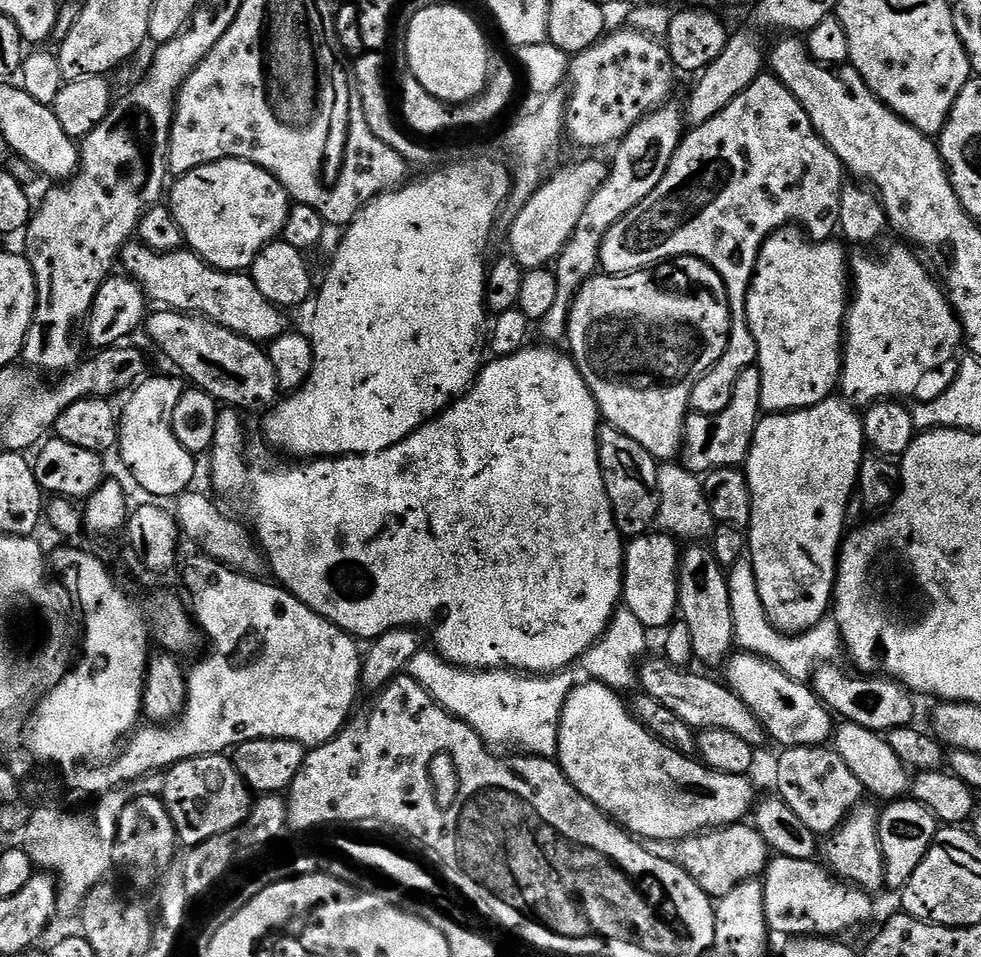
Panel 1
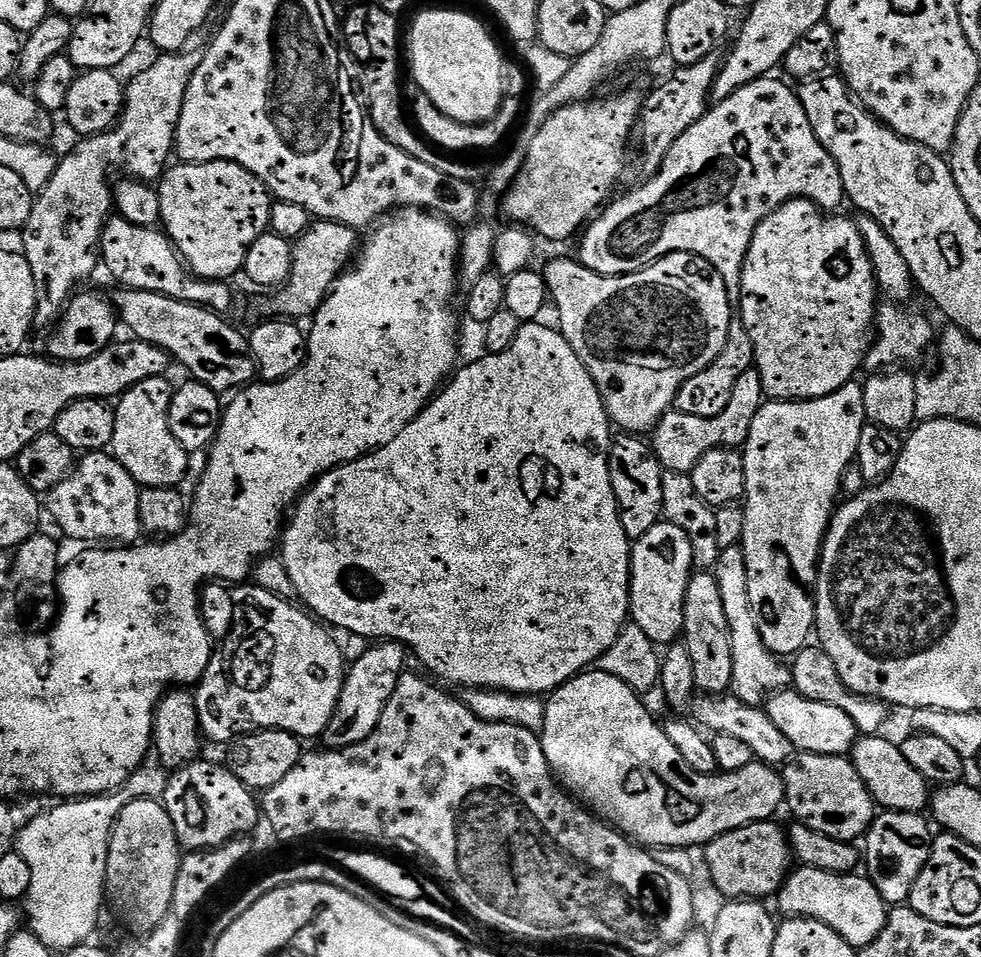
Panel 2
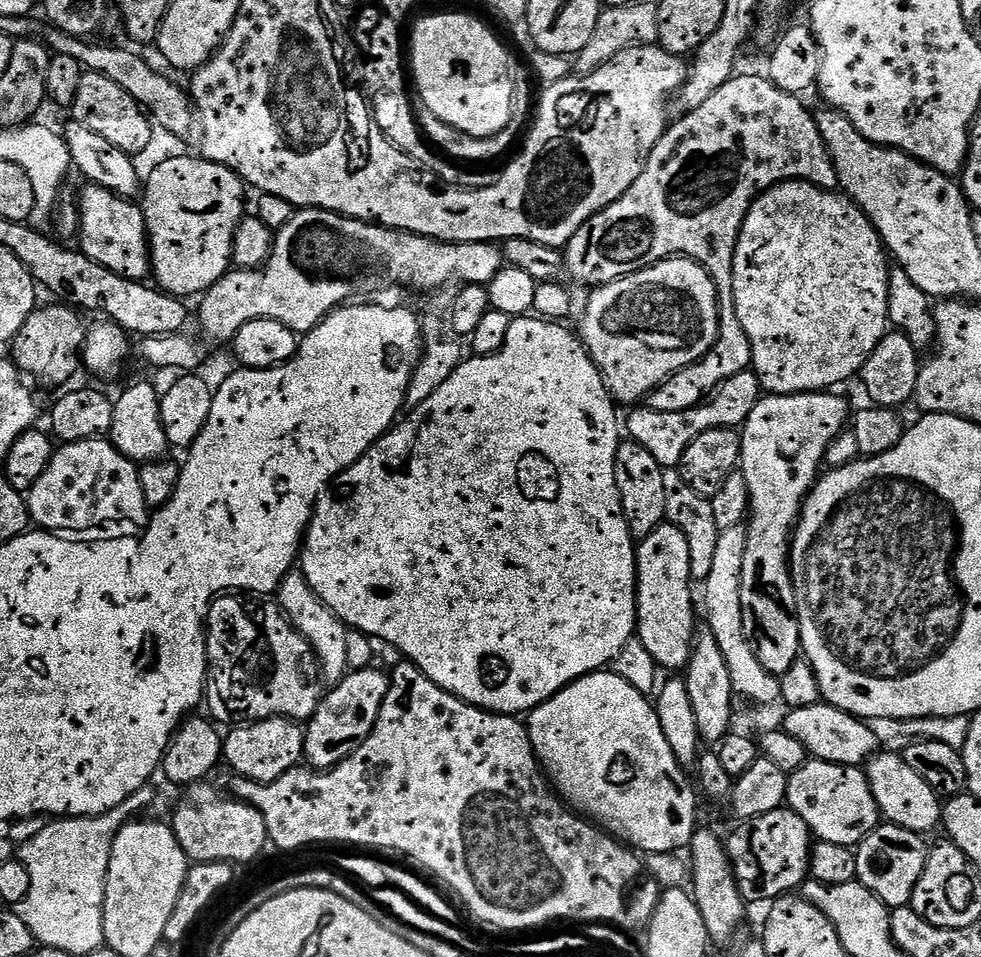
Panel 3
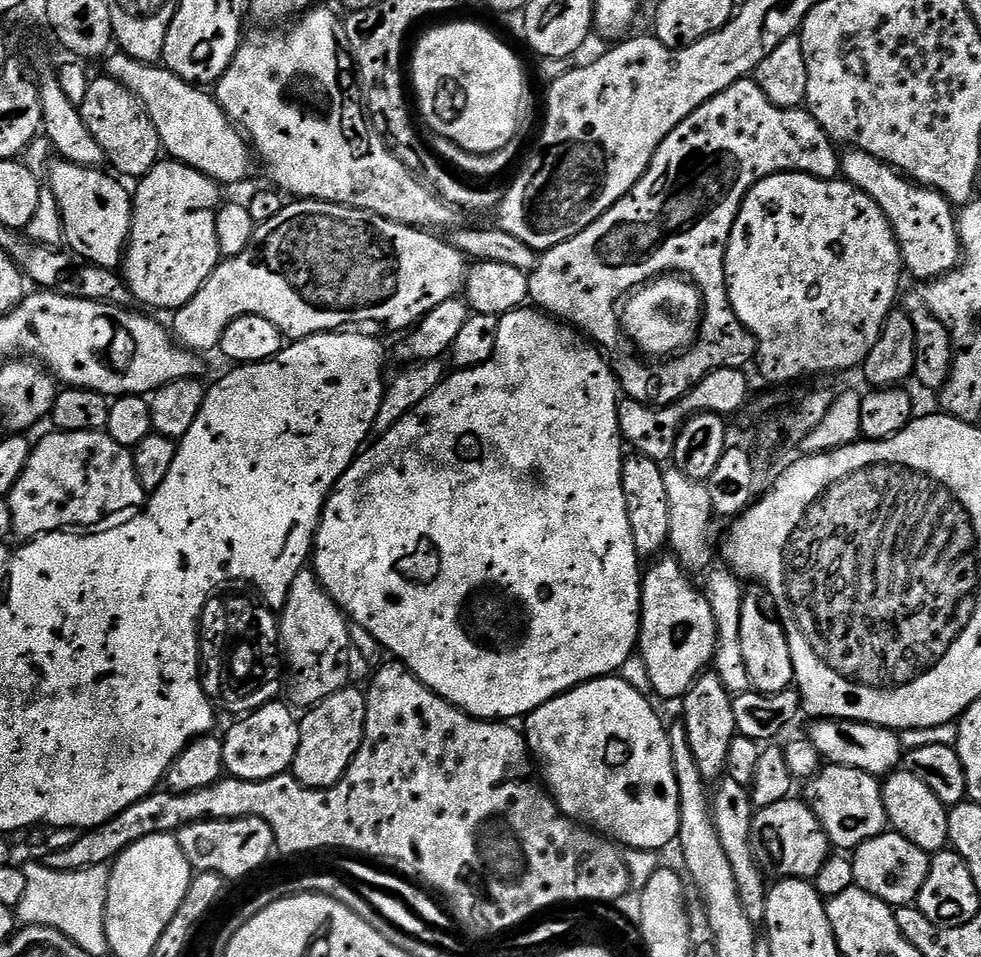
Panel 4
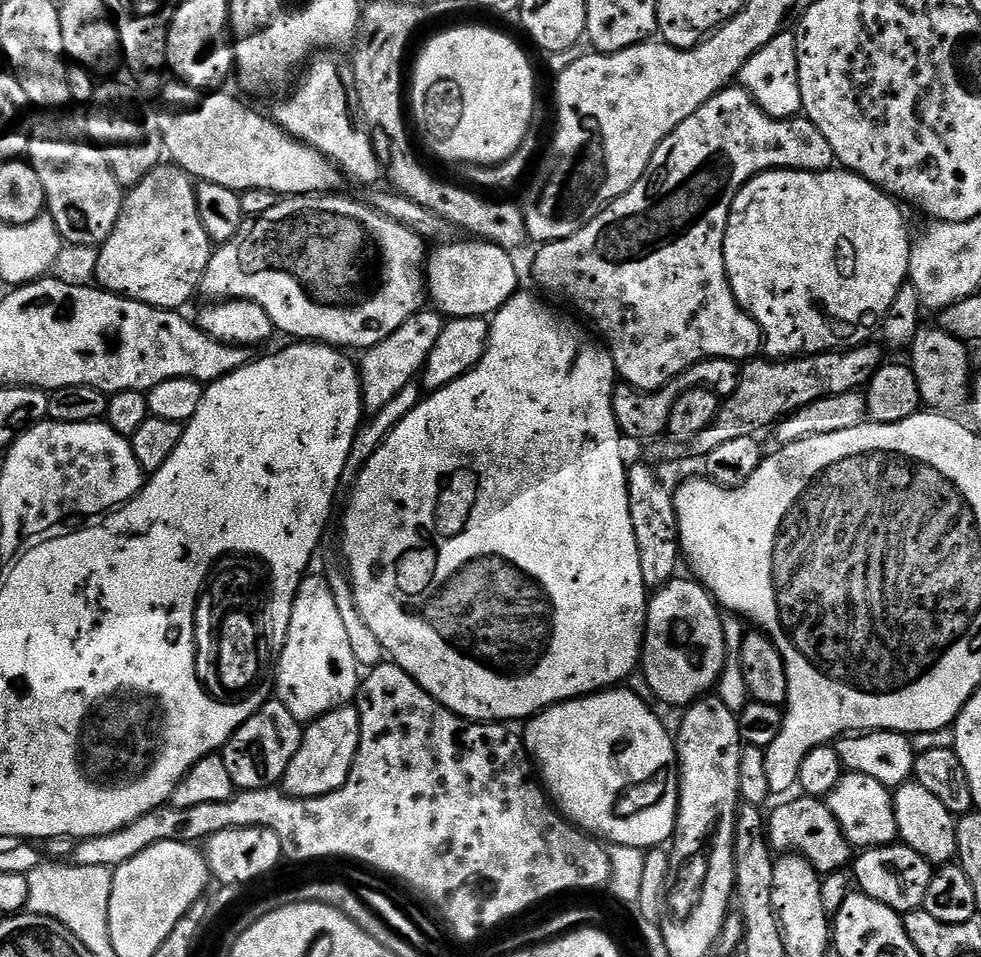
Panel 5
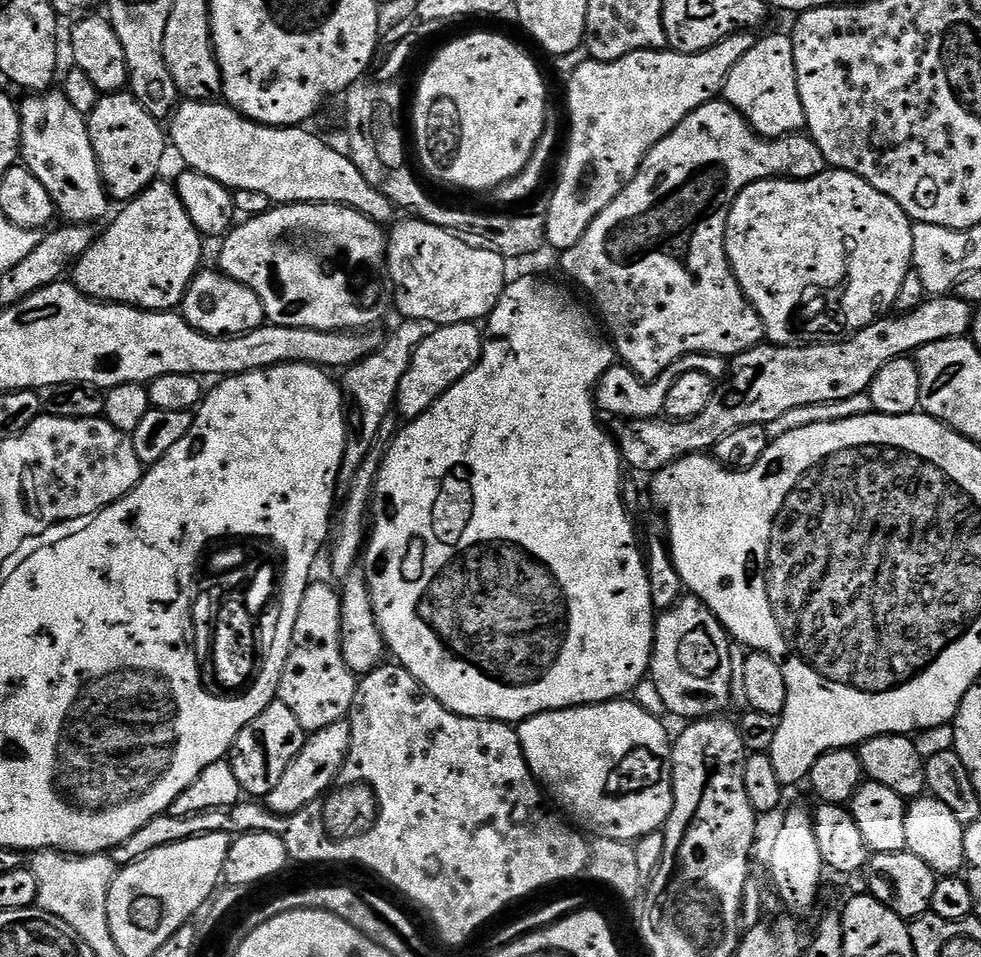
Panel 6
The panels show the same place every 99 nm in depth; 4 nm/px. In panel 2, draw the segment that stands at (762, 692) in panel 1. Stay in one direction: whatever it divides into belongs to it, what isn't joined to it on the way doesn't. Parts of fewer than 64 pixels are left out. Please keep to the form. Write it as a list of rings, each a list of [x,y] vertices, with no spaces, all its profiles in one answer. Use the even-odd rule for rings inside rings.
[[[785,690],[774,692],[766,701],[766,711],[770,722],[790,738],[793,749],[800,752],[813,752],[819,756],[848,756],[852,745],[858,739],[856,724],[838,706],[826,706],[826,702],[814,702],[801,692]]]

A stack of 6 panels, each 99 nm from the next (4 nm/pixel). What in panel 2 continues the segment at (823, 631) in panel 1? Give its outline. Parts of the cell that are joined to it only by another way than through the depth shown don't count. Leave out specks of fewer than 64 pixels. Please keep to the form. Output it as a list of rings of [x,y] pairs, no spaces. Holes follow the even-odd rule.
[[[743,547],[723,549],[717,558],[714,575],[718,590],[722,592],[722,607],[726,610],[726,622],[729,626],[730,650],[734,654],[731,695],[737,696],[747,704],[763,705],[772,693],[783,692],[791,685],[792,669],[781,657],[766,650],[758,634],[758,626],[754,626],[754,614],[748,601]]]

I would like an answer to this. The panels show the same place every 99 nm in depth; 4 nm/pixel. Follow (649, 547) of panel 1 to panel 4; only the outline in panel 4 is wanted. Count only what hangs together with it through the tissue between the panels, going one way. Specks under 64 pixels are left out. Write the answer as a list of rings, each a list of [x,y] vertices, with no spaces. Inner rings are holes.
[[[657,559],[653,563],[657,564],[642,576],[638,652],[649,670],[653,693],[679,701],[692,691],[692,685],[699,676],[709,671],[713,663],[716,655],[716,623],[707,595],[691,584],[693,581],[677,559],[664,559]]]

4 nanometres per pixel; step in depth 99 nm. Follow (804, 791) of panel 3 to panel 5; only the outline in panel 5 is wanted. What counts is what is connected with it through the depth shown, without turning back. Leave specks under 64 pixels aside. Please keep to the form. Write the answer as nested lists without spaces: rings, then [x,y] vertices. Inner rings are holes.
[[[845,771],[838,786],[826,797],[828,808],[834,814],[842,834],[846,834],[853,849],[882,848],[885,844],[895,844],[898,840],[896,815],[894,814],[893,793],[882,782],[866,774]]]

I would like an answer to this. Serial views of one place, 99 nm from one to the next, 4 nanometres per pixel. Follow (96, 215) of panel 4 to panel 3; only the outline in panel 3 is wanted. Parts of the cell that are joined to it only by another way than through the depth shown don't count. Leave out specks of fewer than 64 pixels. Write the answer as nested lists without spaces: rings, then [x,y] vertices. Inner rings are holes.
[[[88,184],[80,192],[79,251],[85,252],[98,266],[121,273],[127,280],[149,279],[152,271],[152,253],[148,250],[148,227],[144,210],[139,203],[123,200],[97,184]]]

